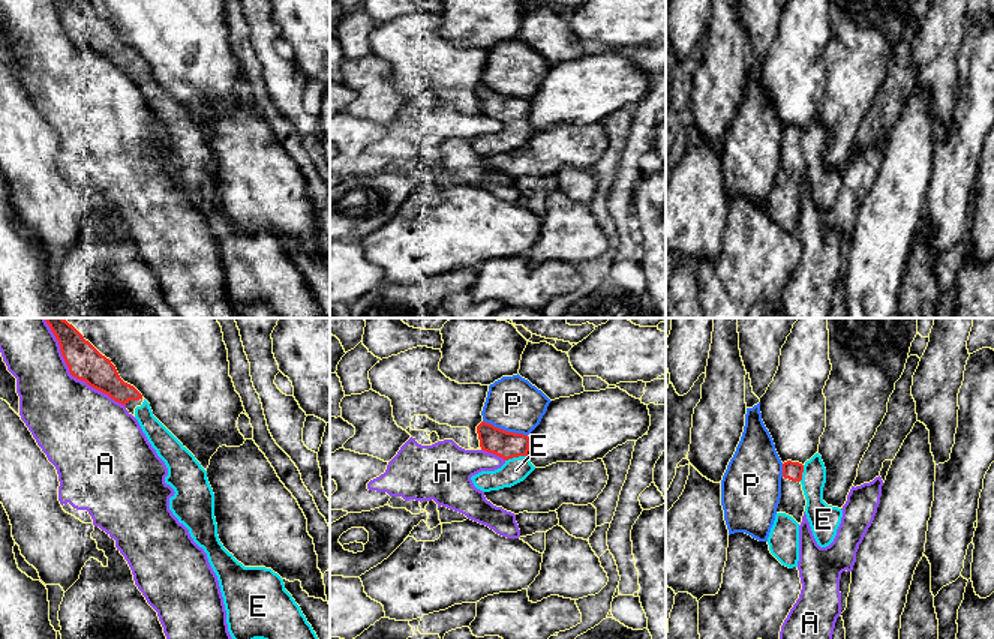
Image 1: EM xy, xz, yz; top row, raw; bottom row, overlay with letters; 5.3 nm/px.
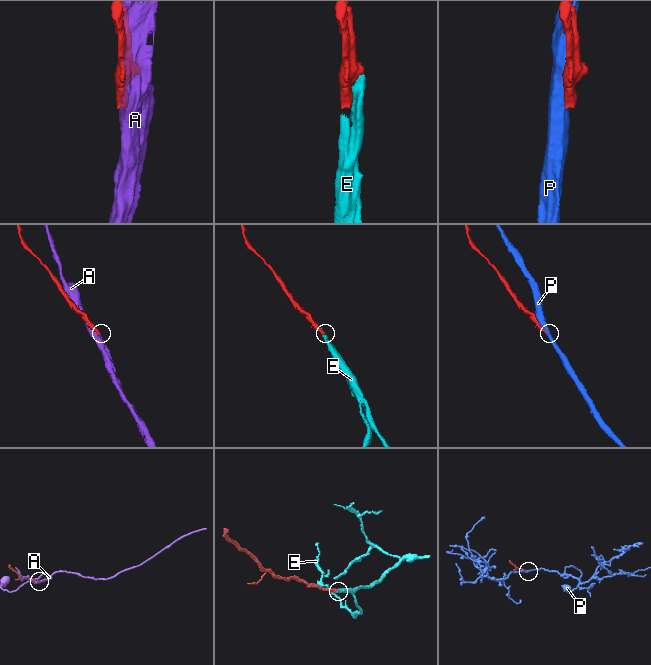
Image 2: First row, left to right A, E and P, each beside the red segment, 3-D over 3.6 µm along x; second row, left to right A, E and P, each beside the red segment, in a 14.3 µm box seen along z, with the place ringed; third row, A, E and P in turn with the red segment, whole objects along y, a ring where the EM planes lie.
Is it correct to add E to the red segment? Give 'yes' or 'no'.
yes

